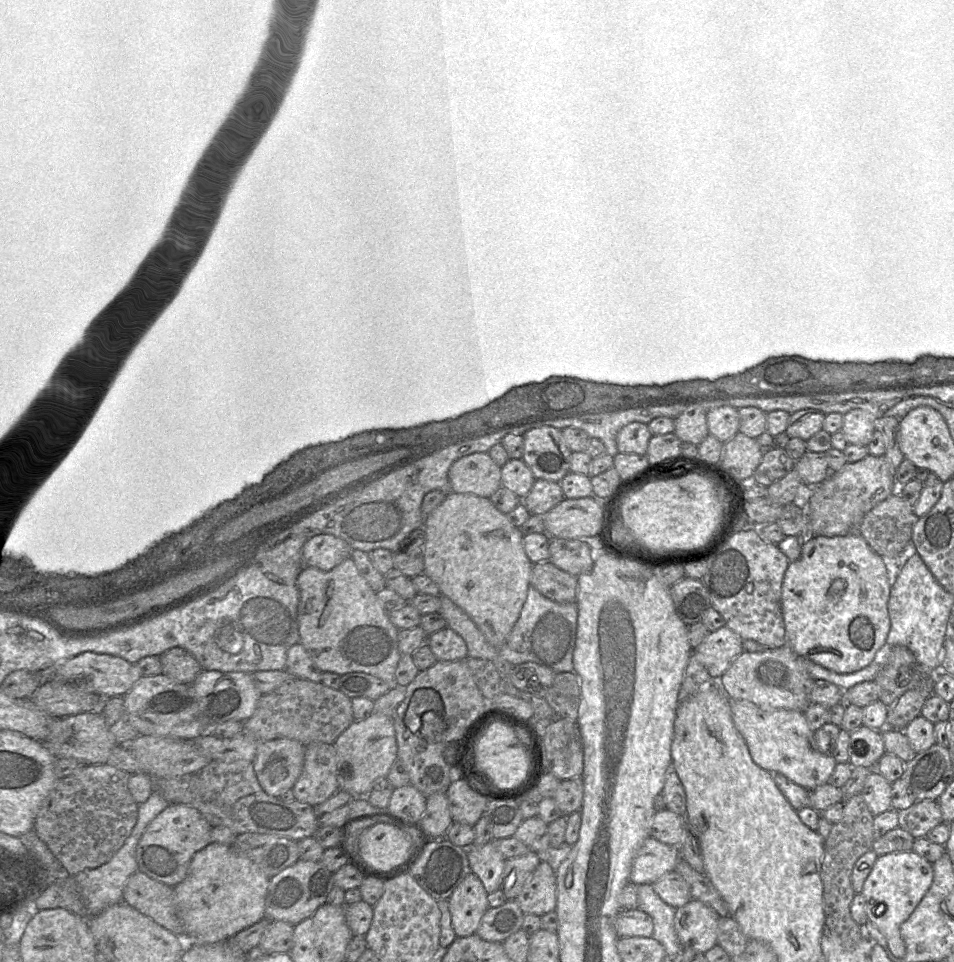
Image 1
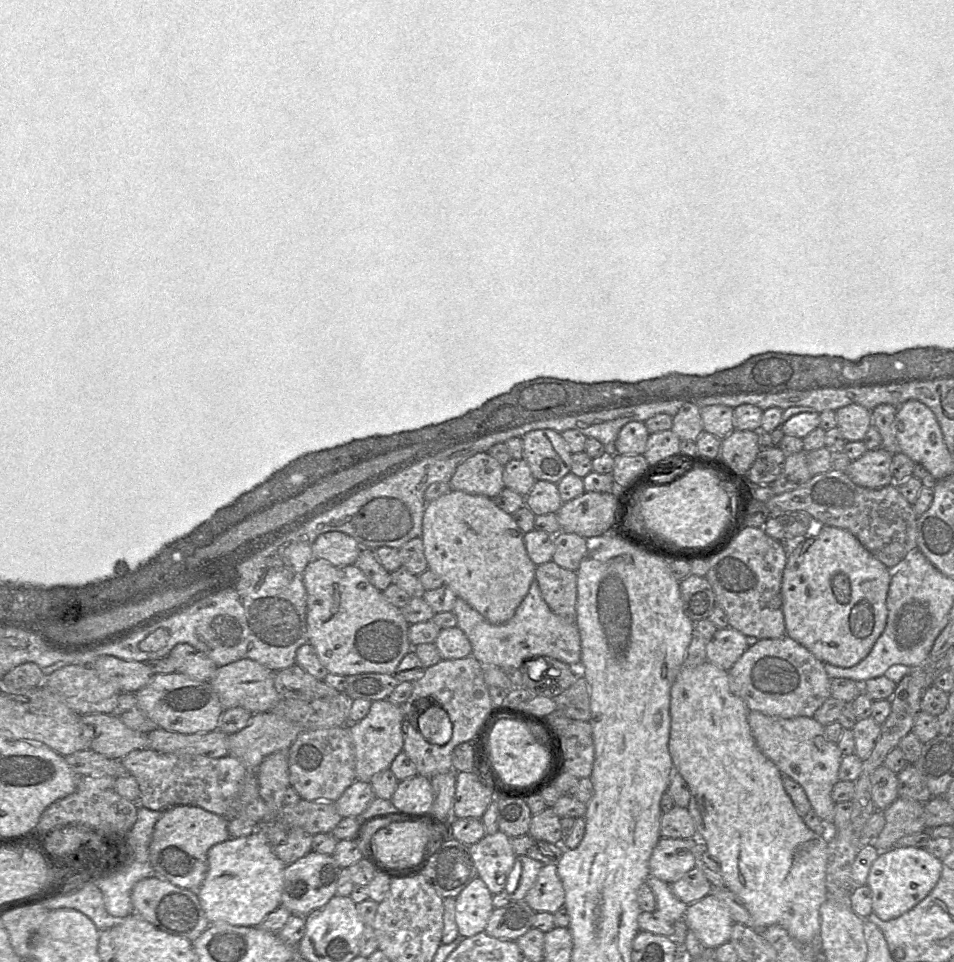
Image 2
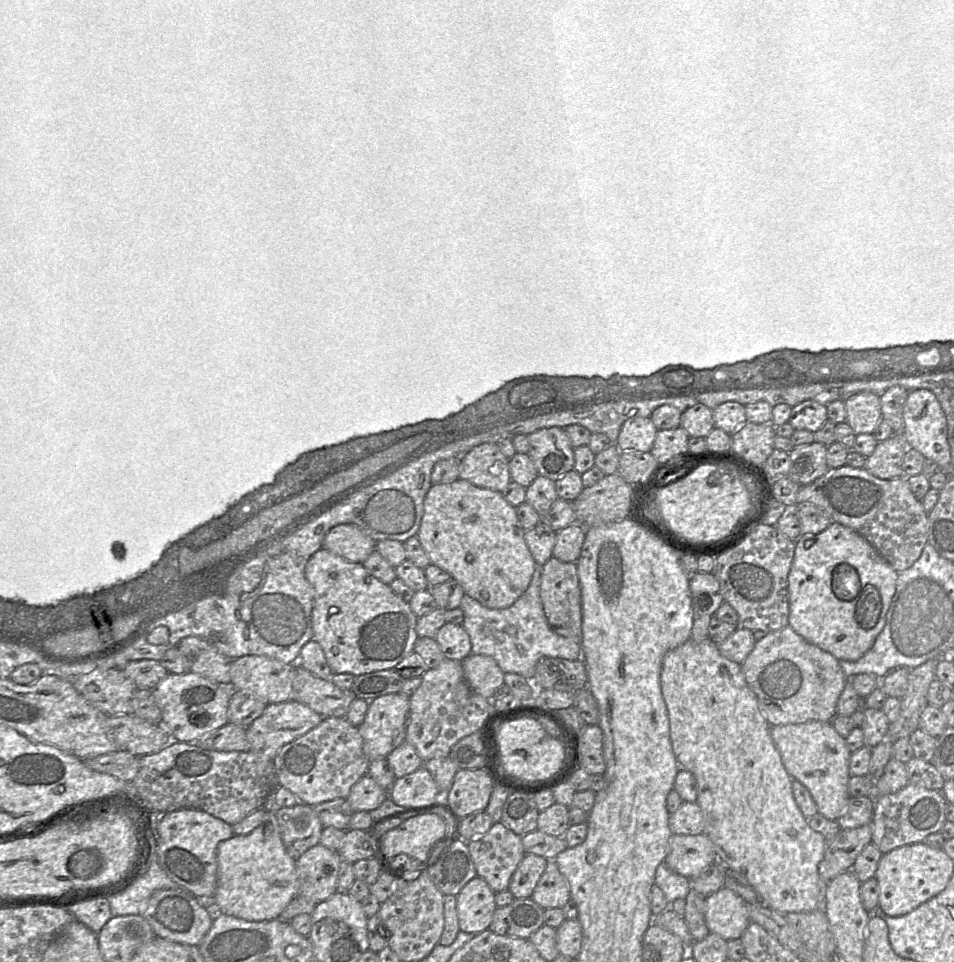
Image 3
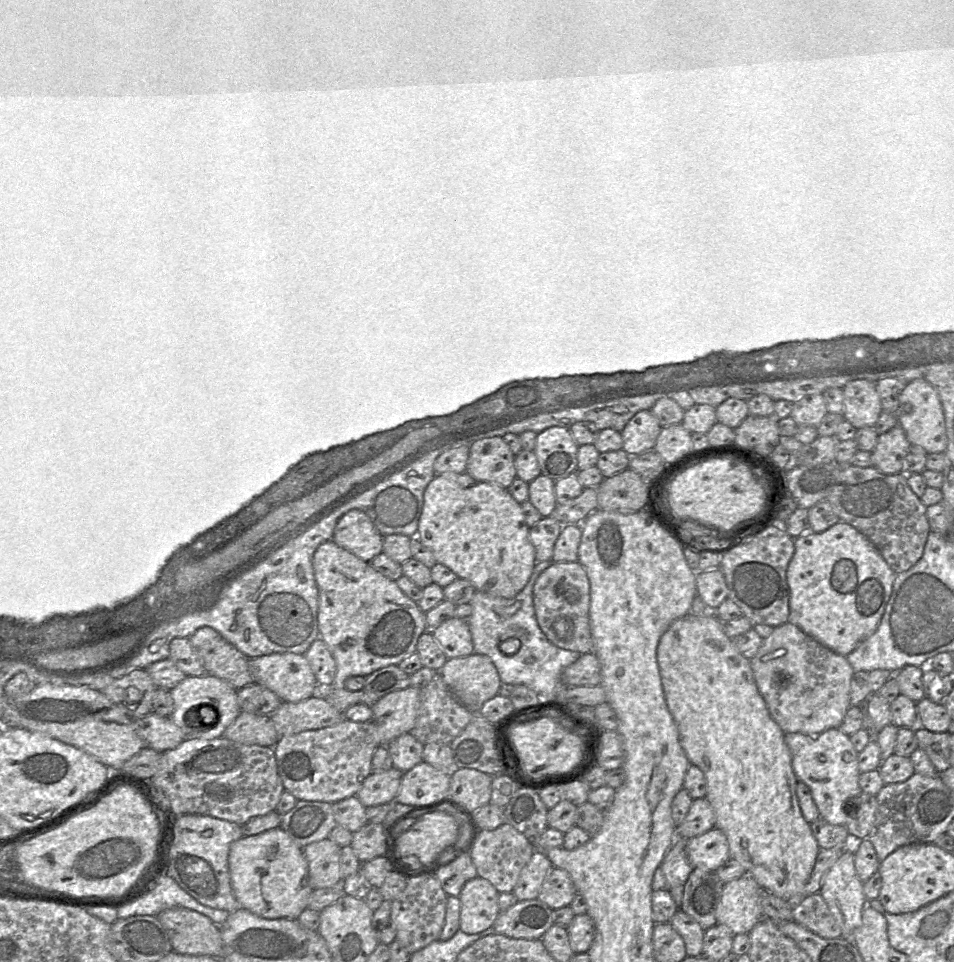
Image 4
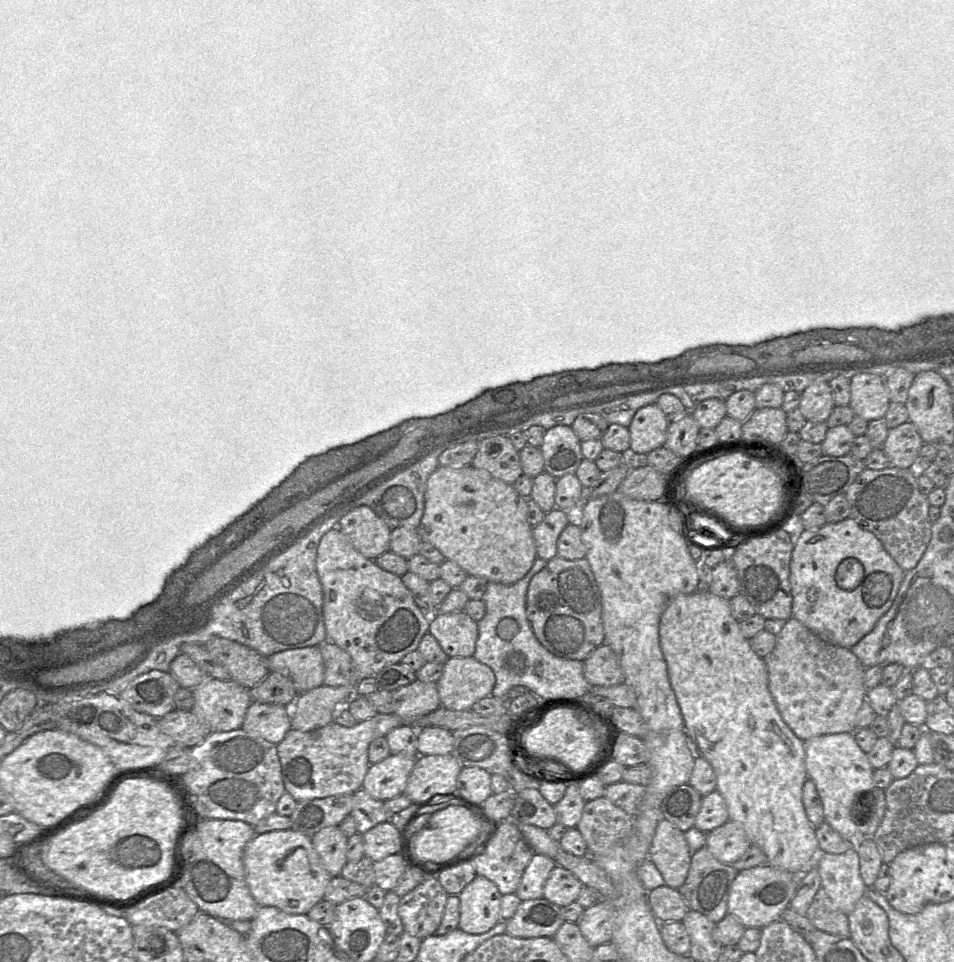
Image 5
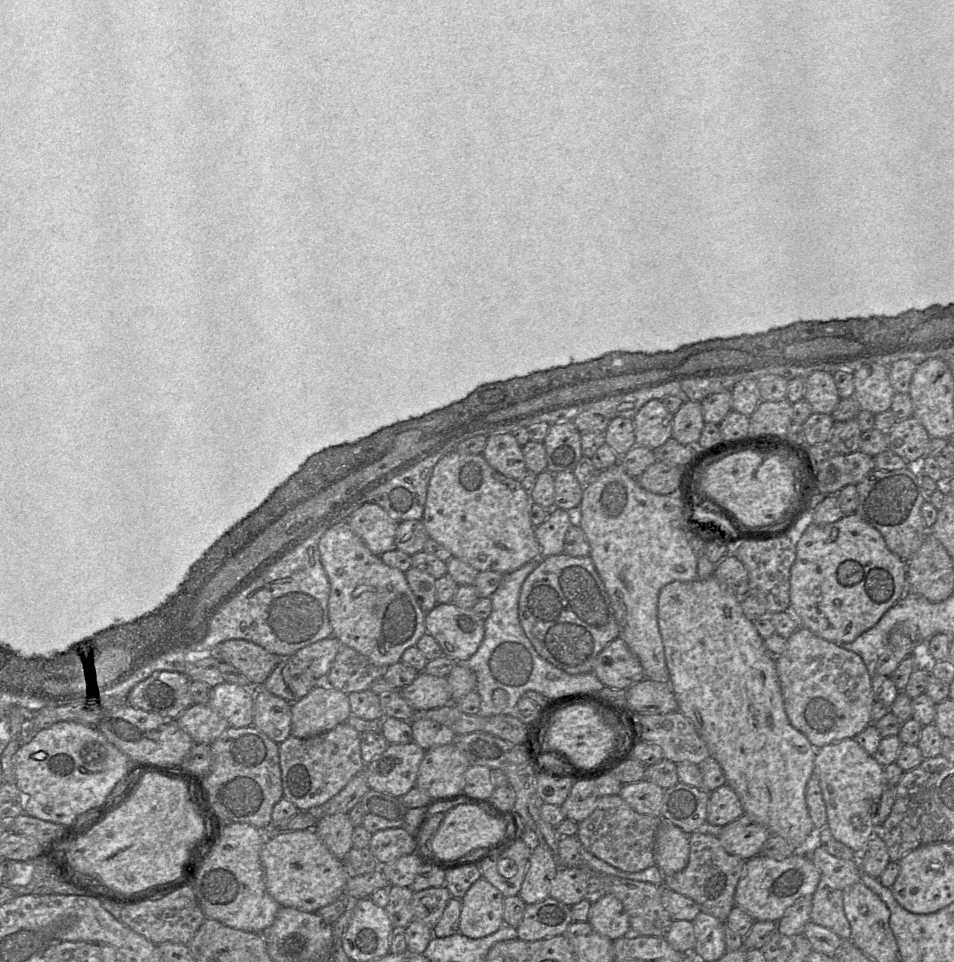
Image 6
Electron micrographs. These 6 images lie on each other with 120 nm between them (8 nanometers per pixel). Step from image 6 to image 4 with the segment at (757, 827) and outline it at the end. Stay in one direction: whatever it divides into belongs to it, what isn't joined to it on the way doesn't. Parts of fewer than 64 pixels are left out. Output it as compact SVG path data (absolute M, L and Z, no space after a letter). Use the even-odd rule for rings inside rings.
M717 827L688 839L686 853L693 868L710 871L715 871L730 858L727 838Z

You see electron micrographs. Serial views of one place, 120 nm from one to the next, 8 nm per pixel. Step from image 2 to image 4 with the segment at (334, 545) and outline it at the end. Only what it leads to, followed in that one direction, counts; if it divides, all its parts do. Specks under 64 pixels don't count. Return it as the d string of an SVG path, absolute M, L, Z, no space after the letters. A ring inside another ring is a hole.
M357 509L348 511L339 519L332 540L365 562L383 552L384 537L371 519Z

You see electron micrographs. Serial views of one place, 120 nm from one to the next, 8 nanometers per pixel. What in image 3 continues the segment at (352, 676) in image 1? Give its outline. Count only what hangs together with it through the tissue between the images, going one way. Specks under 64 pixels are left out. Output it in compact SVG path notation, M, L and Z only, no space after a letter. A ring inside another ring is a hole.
M385 669L355 676L351 690L357 698L374 700L377 697L401 691L405 678L395 669Z

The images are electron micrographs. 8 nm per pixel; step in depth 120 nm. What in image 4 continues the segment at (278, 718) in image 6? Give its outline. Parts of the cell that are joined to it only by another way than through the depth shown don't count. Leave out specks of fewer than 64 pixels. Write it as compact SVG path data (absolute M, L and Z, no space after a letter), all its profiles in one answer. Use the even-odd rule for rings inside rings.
M241 711L222 737L247 745L274 747L278 733L270 715Z

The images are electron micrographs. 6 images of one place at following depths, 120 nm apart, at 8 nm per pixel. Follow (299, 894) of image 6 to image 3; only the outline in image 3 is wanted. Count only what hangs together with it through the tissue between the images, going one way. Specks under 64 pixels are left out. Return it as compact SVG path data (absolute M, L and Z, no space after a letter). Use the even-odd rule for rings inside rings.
M276 789L268 795L263 808L267 811L266 820L260 826L249 834L234 835L220 842L217 847L218 883L212 898L217 907L216 914L247 921L273 920L277 919L290 901L299 894L296 860L286 851L276 817Z

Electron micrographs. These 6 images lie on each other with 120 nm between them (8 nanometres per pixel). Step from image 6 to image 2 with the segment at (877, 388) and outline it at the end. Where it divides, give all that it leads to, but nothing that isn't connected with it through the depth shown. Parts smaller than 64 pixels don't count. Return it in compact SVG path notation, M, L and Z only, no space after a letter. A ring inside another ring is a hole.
M849 404L835 413L837 428L846 441L863 441L867 430L872 425L871 411L858 404Z

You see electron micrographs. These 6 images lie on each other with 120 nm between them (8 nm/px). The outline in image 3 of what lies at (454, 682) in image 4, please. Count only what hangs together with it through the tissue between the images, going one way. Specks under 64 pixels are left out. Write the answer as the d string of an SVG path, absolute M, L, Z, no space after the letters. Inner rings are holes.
M470 654L461 663L469 687L486 699L493 699L496 690L504 684L505 675L495 659L488 655Z

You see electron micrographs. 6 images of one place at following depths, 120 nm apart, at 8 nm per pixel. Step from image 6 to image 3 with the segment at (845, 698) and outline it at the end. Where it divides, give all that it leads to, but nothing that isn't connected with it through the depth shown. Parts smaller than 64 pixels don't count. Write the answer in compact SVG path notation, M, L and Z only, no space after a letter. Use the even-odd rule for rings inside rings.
M790 626L768 632L757 641L751 653L741 663L741 670L757 698L760 713L771 726L806 723L811 720L831 722L837 715L837 702L848 680L838 659L805 640Z

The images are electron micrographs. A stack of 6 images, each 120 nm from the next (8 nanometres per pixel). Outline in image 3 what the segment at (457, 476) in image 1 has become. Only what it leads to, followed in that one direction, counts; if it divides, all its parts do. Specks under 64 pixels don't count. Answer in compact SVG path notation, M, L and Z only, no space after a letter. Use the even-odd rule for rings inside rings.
M485 443L474 447L463 455L460 464L459 477L475 486L503 492L512 482L509 460L501 452L498 444Z

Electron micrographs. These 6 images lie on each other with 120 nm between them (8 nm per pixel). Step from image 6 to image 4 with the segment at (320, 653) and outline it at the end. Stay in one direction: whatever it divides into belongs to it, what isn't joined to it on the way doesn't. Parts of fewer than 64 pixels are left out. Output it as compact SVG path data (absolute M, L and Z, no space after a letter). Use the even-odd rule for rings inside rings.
M273 653L249 658L249 670L254 683L273 691L282 702L310 698L317 686L309 662L302 654Z

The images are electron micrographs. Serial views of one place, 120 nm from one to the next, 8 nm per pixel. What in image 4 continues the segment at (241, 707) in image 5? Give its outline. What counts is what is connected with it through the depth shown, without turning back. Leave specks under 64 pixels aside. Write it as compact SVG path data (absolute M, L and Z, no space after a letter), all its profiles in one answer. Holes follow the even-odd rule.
M187 675L185 679L183 679L176 687L171 689L170 692L174 701L174 711L170 715L170 718L178 727L183 730L186 738L214 739L222 737L227 727L233 723L233 721L241 712L237 701L237 690L225 680L222 680L215 676L204 675L197 677ZM203 707L212 707L218 713L218 722L215 727L211 729L199 728L190 724L190 719L193 720L197 718L197 712L199 712L200 718L200 713L204 711Z

